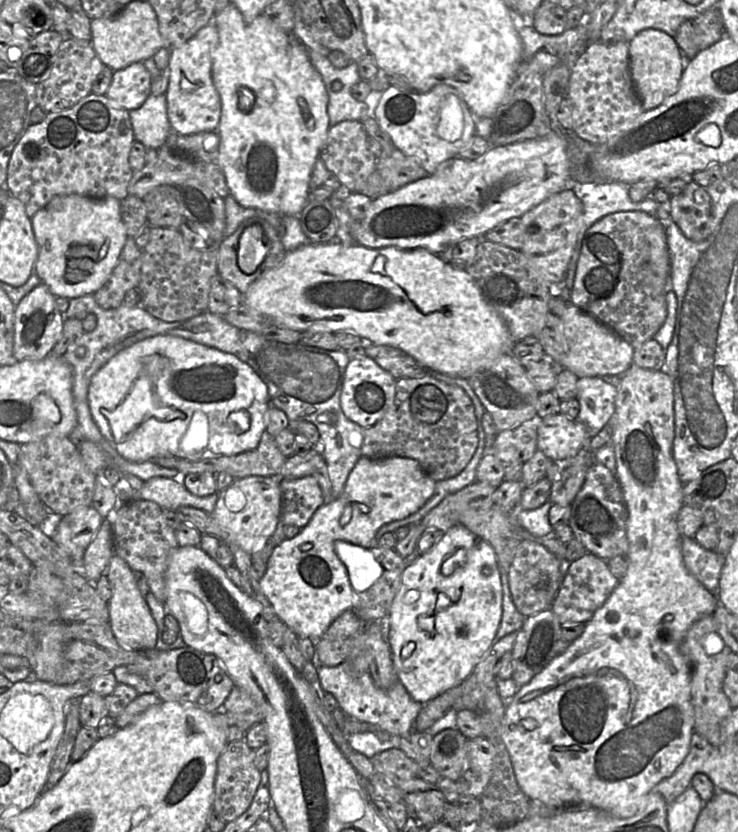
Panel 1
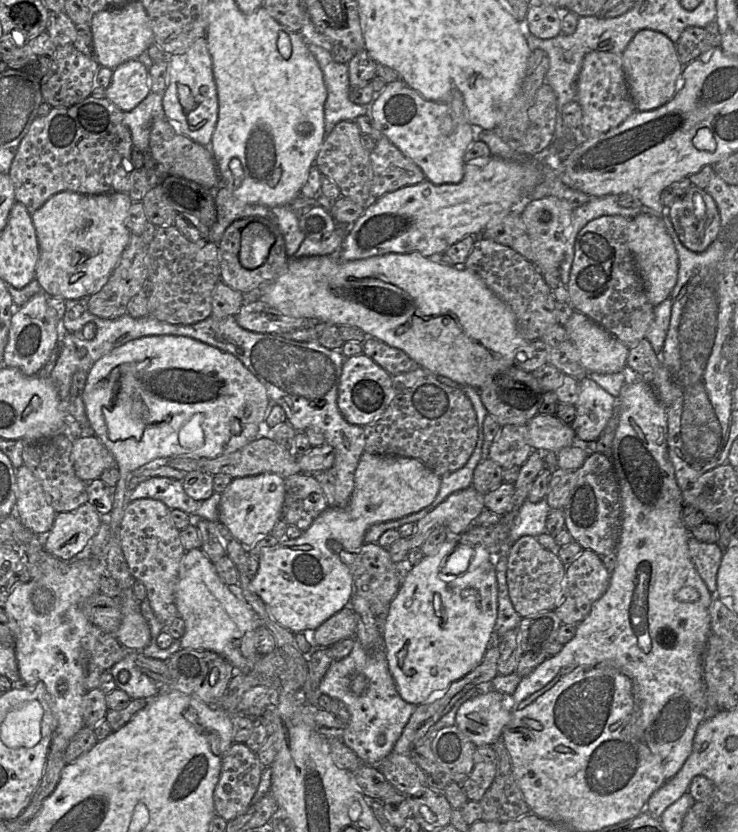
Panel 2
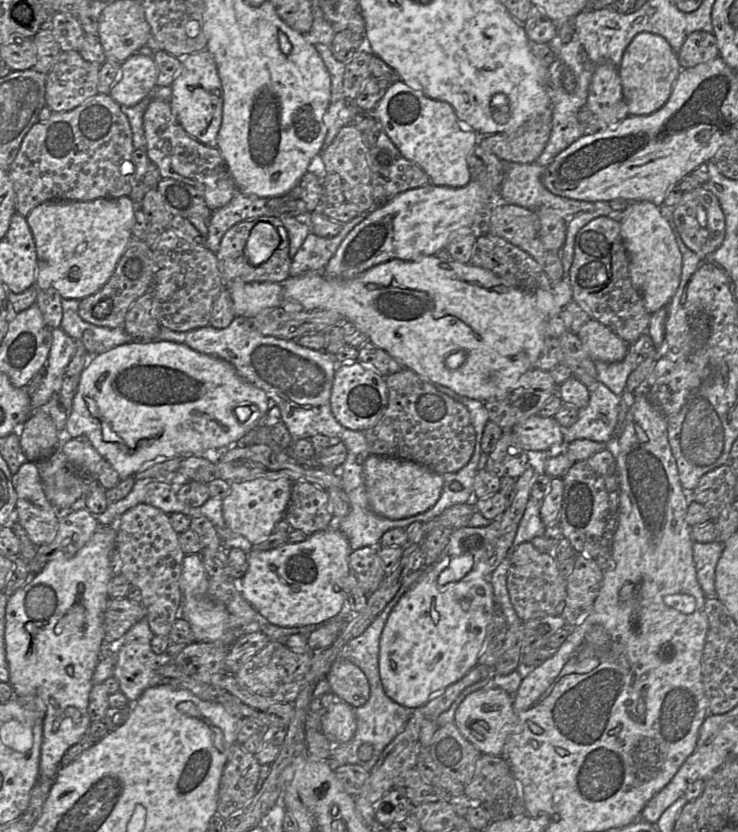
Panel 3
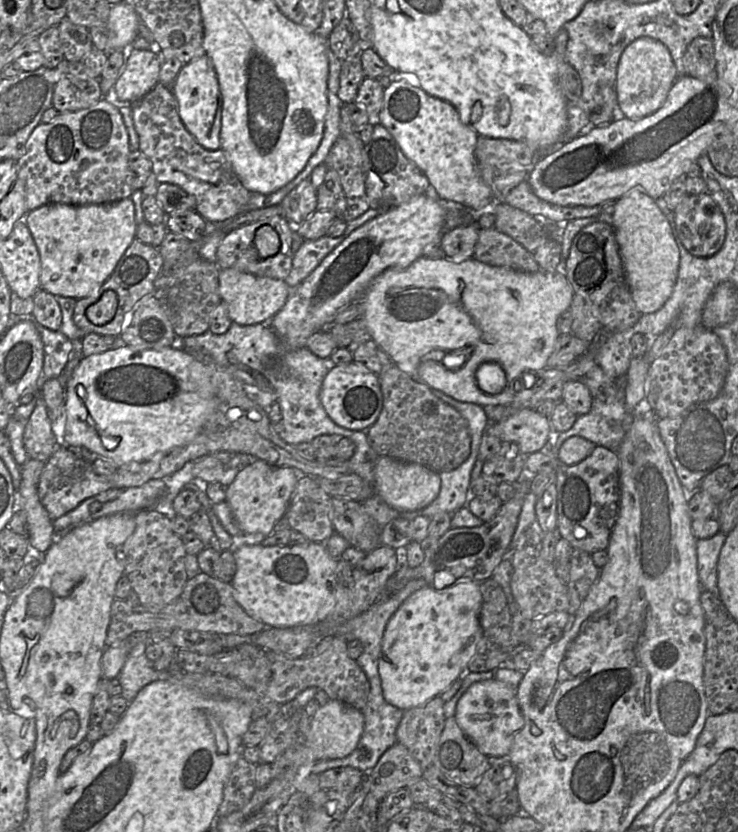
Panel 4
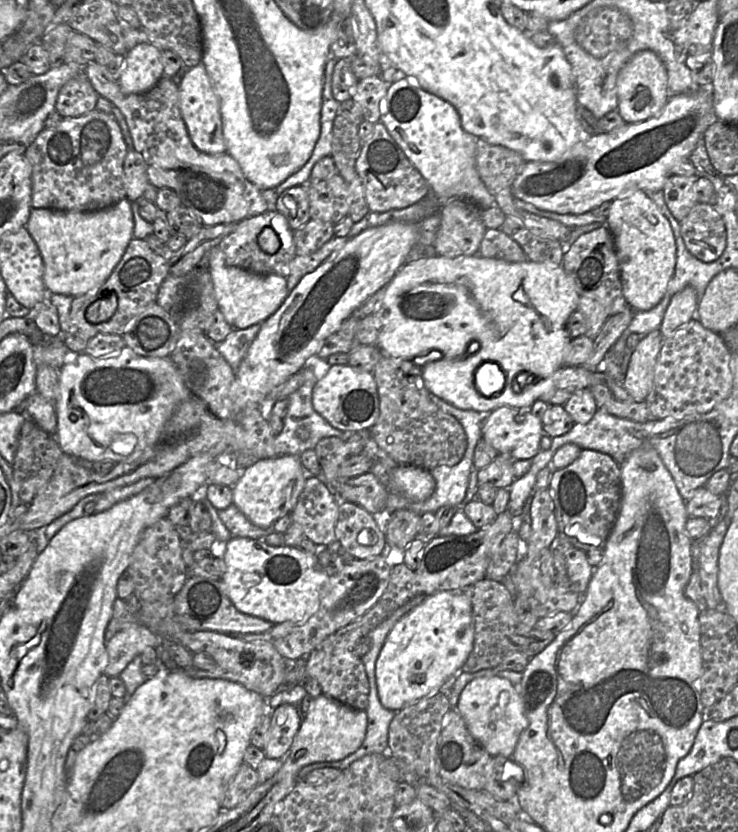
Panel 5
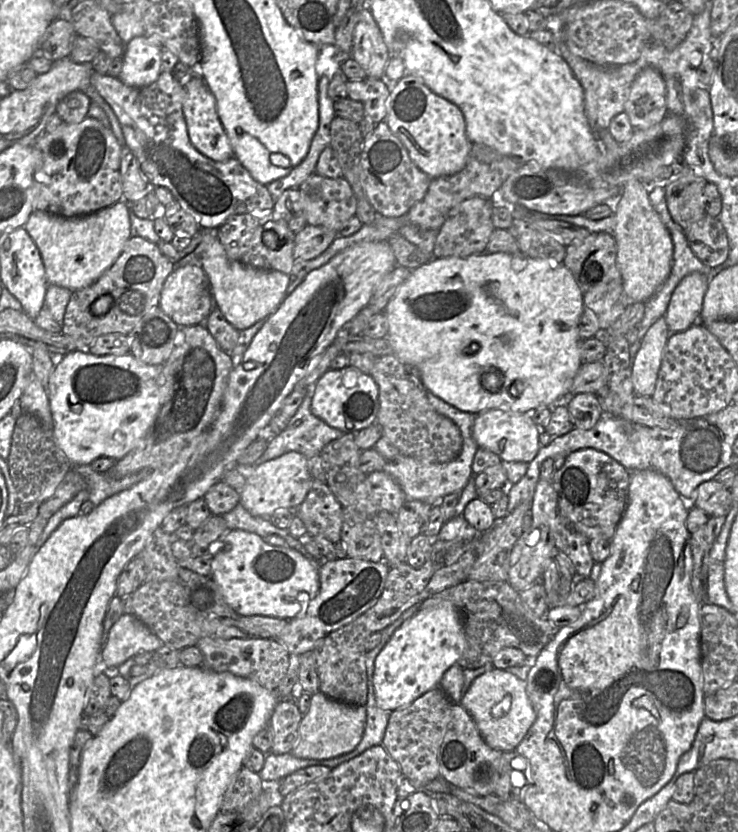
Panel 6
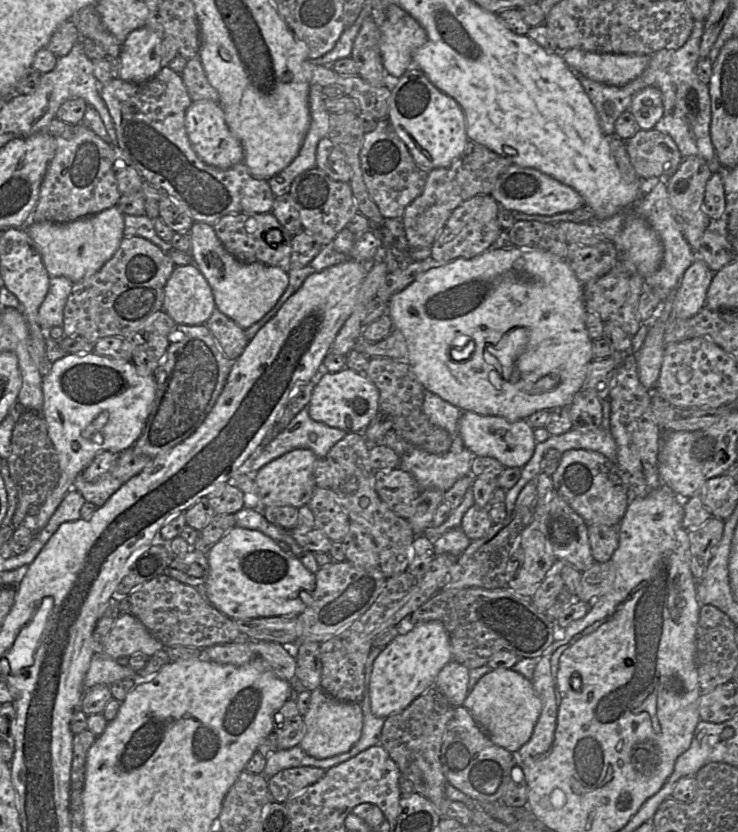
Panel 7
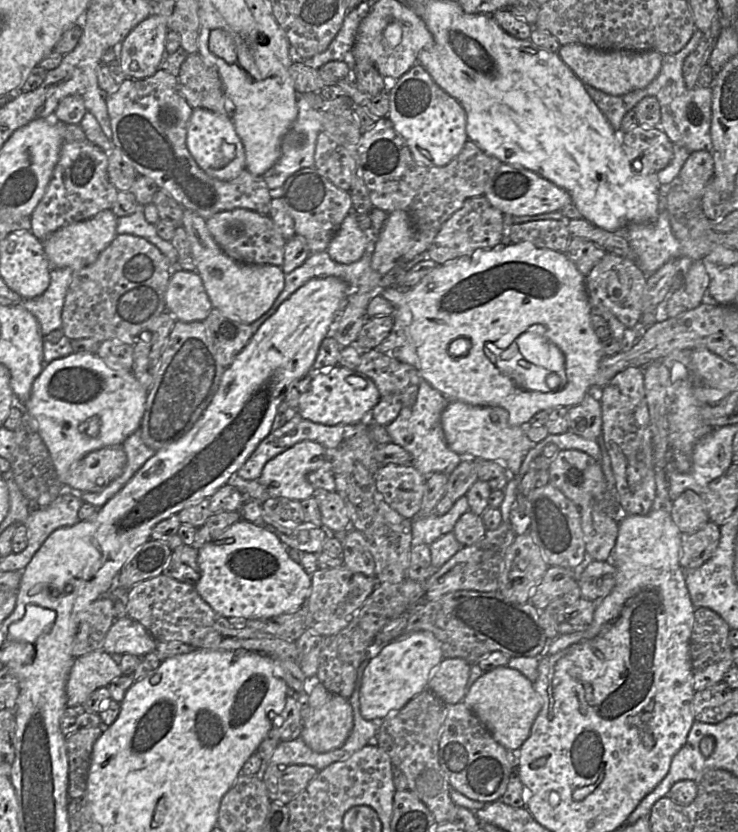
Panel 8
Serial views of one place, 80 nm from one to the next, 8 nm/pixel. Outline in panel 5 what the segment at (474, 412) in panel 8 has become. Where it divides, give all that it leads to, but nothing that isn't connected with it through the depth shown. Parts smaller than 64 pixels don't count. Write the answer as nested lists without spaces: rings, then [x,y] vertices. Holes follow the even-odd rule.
[[[496,408],[485,416],[482,424],[482,438],[499,453],[508,453],[515,460],[536,456],[543,434],[543,421],[529,408]]]

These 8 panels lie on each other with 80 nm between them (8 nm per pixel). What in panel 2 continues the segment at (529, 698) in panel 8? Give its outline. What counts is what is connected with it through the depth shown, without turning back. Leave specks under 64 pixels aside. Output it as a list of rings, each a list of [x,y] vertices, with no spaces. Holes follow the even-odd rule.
[[[494,689],[480,692],[458,709],[455,726],[475,745],[492,746],[511,719],[504,695]]]

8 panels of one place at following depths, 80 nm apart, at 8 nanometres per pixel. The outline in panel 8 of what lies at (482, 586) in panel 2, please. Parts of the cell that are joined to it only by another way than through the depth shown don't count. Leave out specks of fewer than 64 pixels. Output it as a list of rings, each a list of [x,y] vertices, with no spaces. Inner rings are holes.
[[[429,631],[399,636],[368,663],[360,689],[360,713],[365,720],[385,719],[401,710],[411,699],[428,689],[432,672],[444,659],[440,642]]]

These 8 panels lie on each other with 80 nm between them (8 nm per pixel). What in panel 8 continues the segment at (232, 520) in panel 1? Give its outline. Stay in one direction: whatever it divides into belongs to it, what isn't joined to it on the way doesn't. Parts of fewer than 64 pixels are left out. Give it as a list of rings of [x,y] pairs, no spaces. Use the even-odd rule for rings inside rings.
[[[305,440],[269,460],[258,481],[266,488],[269,498],[303,501],[315,493],[315,488],[310,482],[310,475],[327,461],[329,461],[328,451],[321,444]]]

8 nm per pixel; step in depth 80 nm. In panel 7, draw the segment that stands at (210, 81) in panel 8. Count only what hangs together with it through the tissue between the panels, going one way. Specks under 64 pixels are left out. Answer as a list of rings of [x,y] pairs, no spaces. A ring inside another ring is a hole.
[[[200,58],[188,60],[181,77],[192,101],[209,100],[219,103],[218,92],[209,83]]]

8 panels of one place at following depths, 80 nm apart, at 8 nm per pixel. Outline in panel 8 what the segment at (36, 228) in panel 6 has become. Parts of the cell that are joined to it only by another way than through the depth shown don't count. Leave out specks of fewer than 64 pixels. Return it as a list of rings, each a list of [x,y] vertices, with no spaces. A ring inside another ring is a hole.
[[[107,209],[90,219],[67,225],[53,232],[42,241],[51,269],[69,268],[77,271],[92,264],[116,237],[116,226],[117,217],[111,209]]]

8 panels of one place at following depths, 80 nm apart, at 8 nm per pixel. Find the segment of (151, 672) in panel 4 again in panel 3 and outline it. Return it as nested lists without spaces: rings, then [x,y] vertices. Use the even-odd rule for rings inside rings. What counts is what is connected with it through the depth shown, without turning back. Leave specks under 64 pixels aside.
[[[144,618],[136,623],[116,645],[108,645],[108,652],[116,659],[113,675],[118,680],[119,691],[127,697],[130,704],[134,704],[146,689],[162,684],[159,668],[174,661],[172,655],[165,652],[155,654],[152,651],[151,640],[153,637],[148,620]]]

